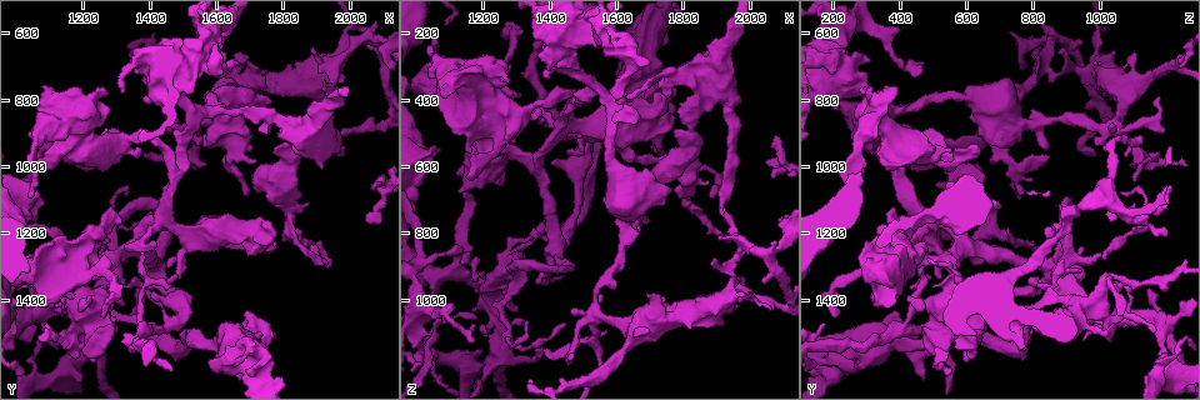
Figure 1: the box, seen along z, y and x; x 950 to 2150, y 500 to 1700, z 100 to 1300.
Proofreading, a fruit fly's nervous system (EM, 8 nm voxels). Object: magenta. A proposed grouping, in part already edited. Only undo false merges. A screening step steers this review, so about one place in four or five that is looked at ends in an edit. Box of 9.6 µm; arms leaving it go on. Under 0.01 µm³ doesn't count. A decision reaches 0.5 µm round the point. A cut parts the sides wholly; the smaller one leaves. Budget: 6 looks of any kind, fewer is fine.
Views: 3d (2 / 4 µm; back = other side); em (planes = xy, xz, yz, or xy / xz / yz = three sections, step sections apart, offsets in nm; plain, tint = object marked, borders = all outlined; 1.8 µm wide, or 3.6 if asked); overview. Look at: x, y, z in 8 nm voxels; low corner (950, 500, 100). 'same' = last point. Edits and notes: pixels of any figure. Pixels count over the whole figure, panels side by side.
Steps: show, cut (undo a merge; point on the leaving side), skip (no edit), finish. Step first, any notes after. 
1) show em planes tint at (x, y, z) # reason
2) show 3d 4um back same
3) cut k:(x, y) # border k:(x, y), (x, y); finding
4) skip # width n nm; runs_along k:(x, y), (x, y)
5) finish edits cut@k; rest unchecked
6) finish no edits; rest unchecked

show em yz step 16 tint at (1410, 1310, 850) # branch point

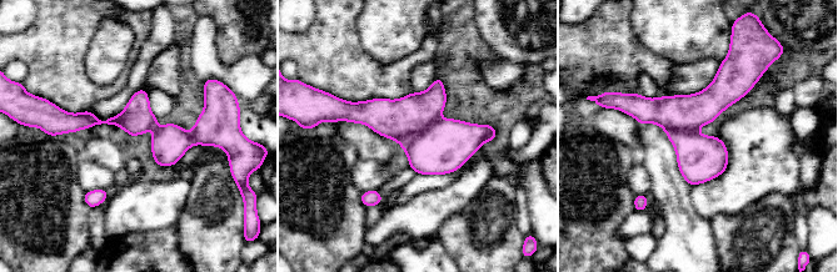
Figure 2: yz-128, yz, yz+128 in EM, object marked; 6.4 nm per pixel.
show em planes borders same # another direction

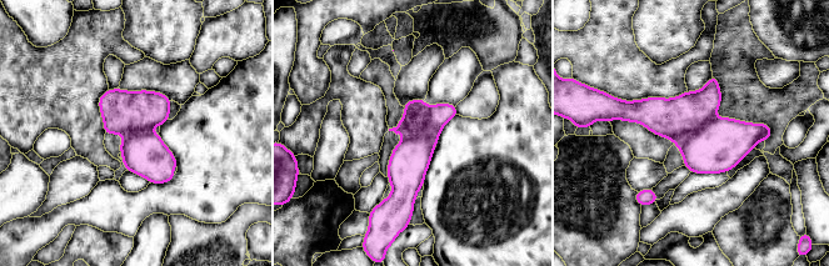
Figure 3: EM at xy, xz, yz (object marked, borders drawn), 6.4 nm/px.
cut 3:(720, 145) # width 260 nm; border 3:(714, 118), (674, 142); a second neuron is stuck on

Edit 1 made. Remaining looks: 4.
show overview

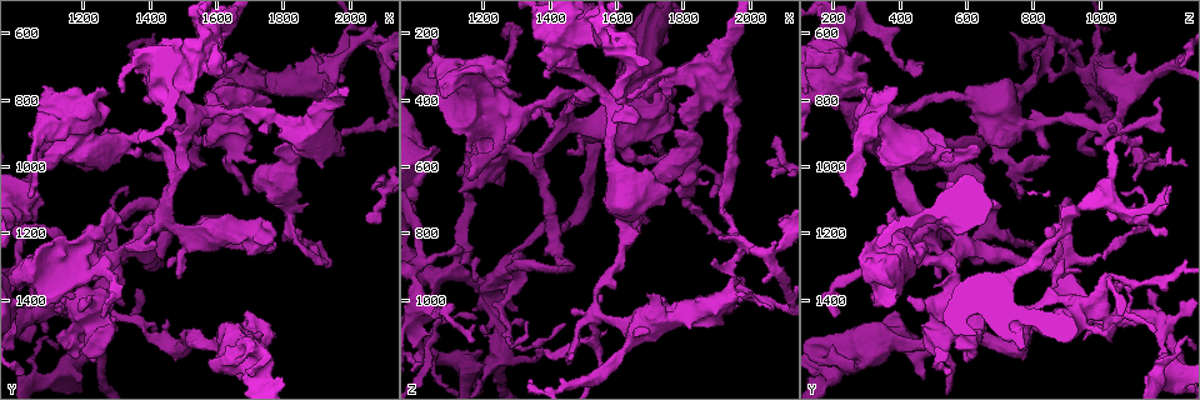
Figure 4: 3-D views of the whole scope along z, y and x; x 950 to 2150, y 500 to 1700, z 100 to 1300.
show 3d 2um at (1540, 890, 1030)

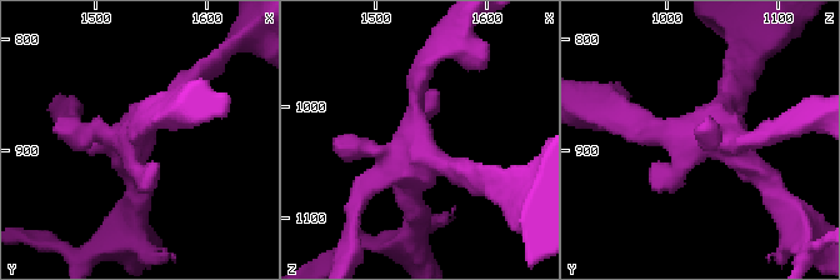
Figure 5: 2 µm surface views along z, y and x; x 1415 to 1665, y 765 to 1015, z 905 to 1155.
show em planes tint at (1534, 880, 1032) # now the EM

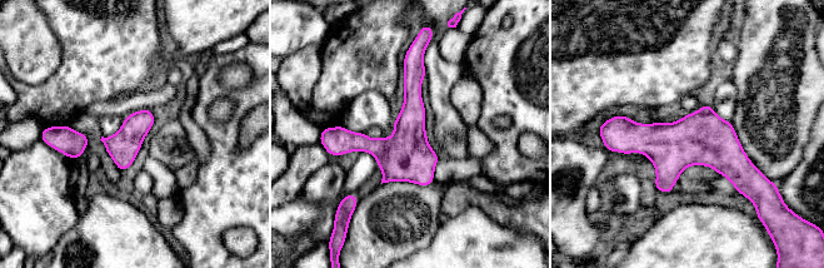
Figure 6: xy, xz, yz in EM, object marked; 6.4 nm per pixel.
skip # continuous, no second neuron

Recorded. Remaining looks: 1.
show em 3.6um yz step 8 tint at (1680, 1520, 400) # abrupt turn

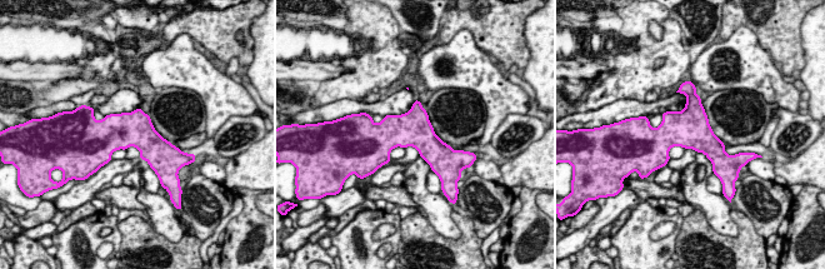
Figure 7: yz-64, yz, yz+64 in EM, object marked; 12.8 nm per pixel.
skip # width 440 nm; all the same neuron

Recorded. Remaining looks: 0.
finish edits cut@3; rest unchecked

